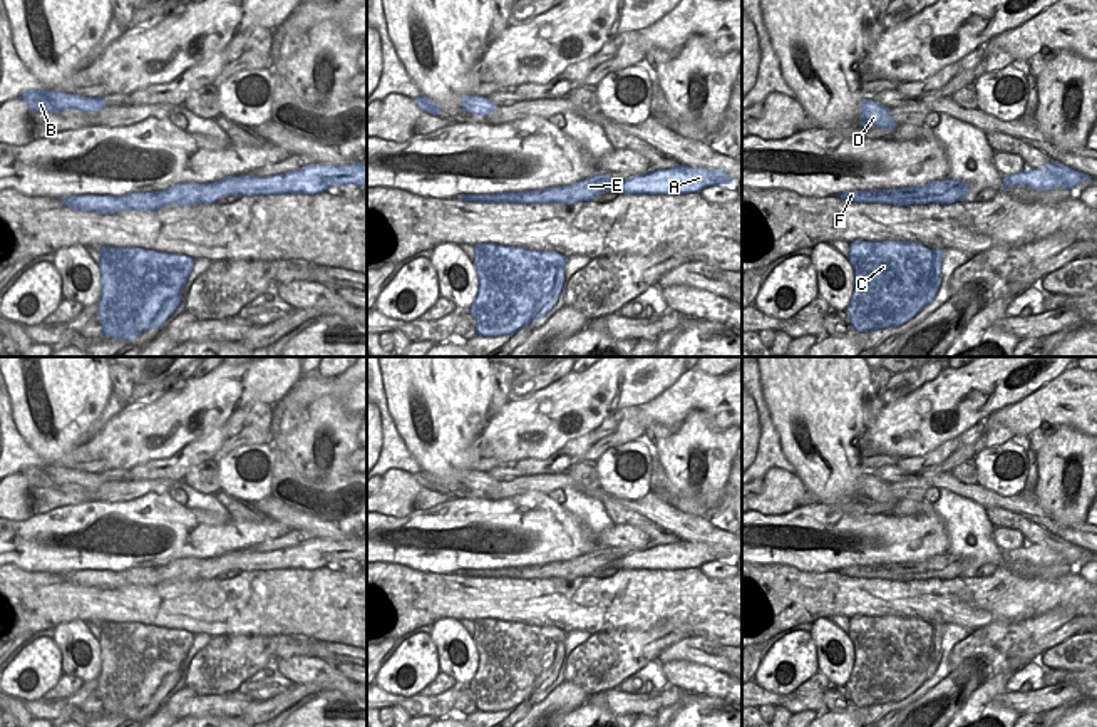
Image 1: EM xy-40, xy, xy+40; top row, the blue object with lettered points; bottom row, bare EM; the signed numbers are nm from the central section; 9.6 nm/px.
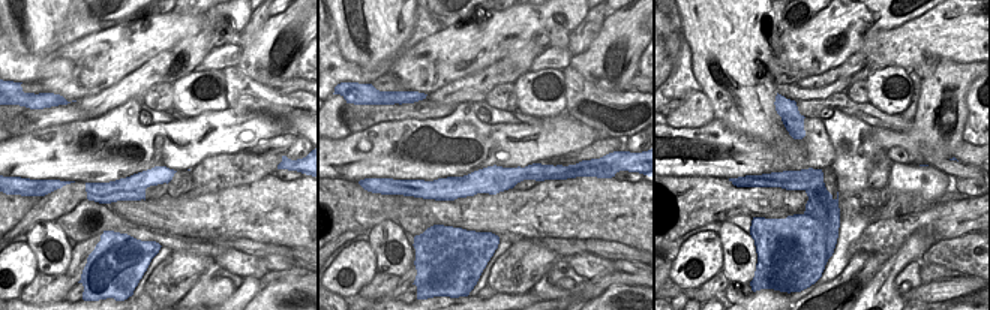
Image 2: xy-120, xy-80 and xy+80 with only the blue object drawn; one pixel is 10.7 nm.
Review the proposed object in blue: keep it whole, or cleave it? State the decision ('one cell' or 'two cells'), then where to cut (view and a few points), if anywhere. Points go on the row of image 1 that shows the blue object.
two cells; cut in xy+40 along (865, 101), (861, 106)

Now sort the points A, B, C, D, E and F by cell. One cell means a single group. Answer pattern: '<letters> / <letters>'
A C D E F / B

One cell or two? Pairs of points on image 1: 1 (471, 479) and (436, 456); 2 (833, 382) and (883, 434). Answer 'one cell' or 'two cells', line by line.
1: two cells
2: two cells

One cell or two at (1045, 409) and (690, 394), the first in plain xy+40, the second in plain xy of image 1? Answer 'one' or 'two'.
one

